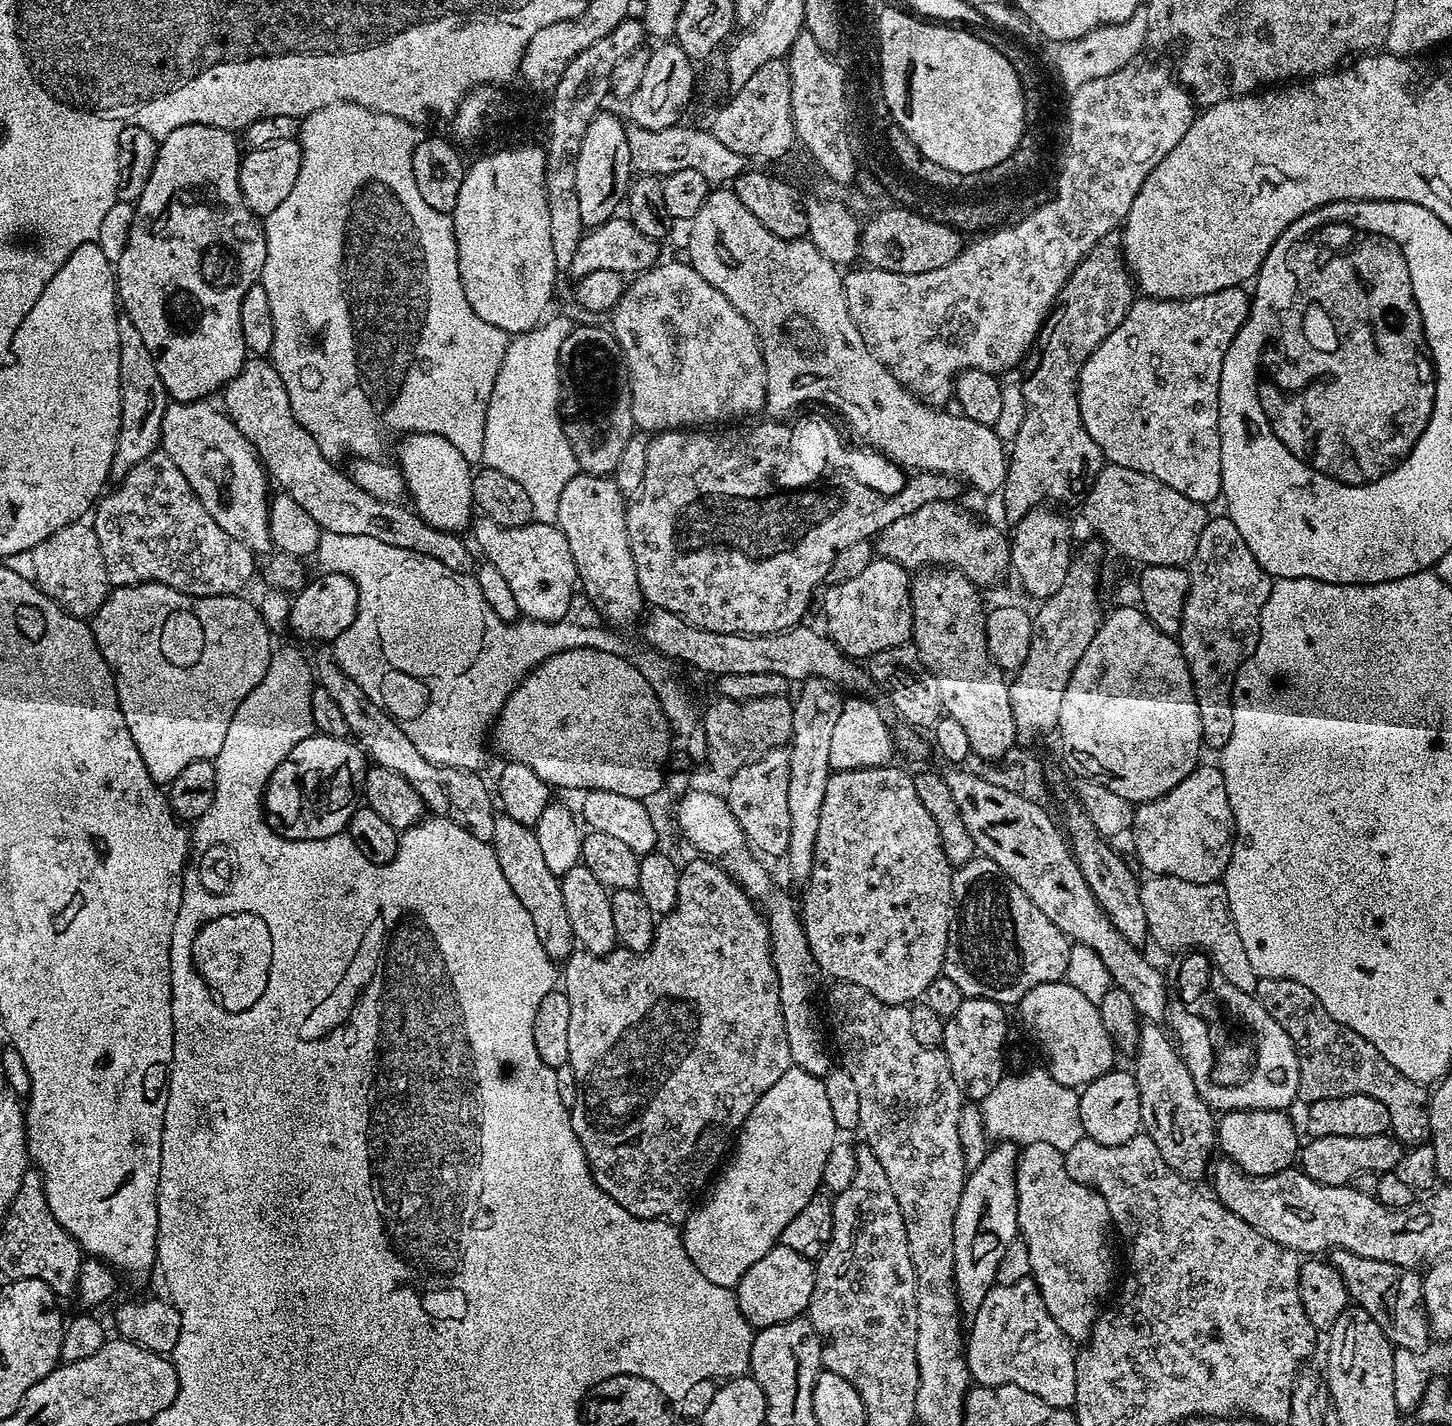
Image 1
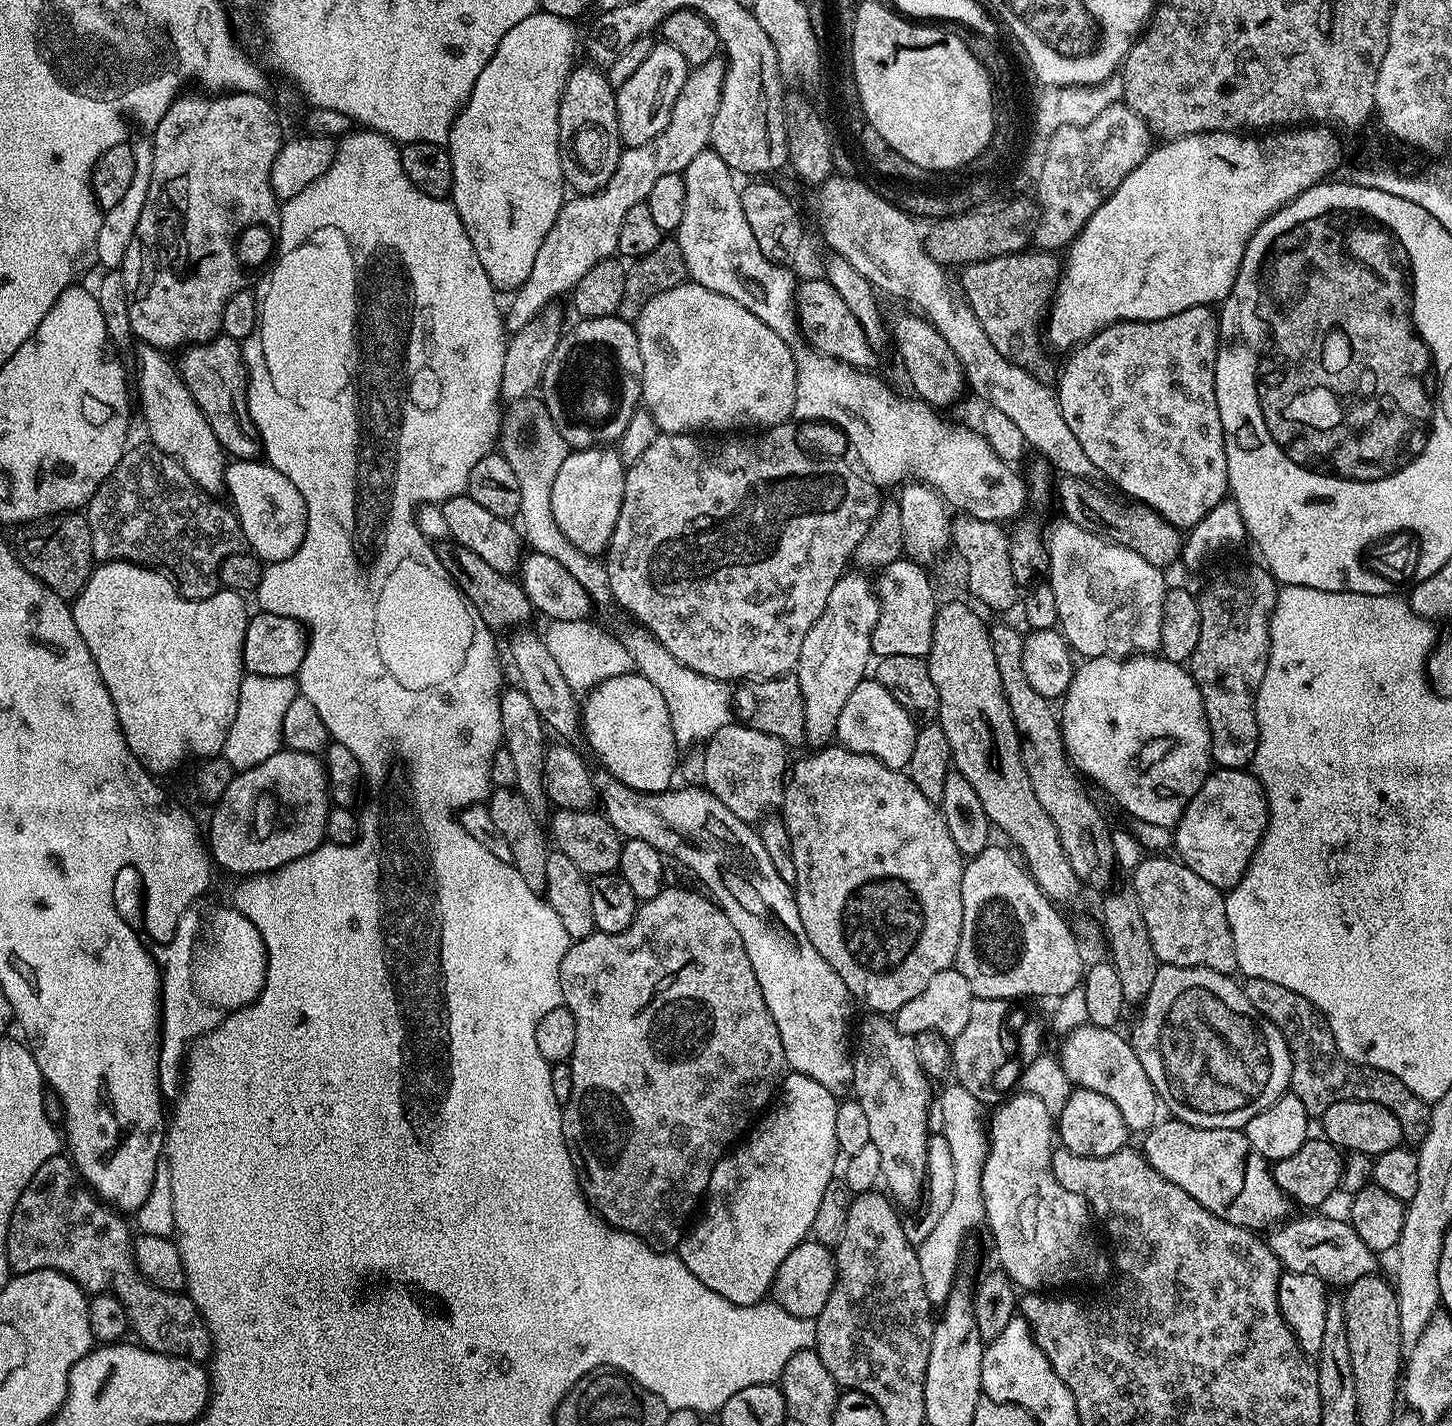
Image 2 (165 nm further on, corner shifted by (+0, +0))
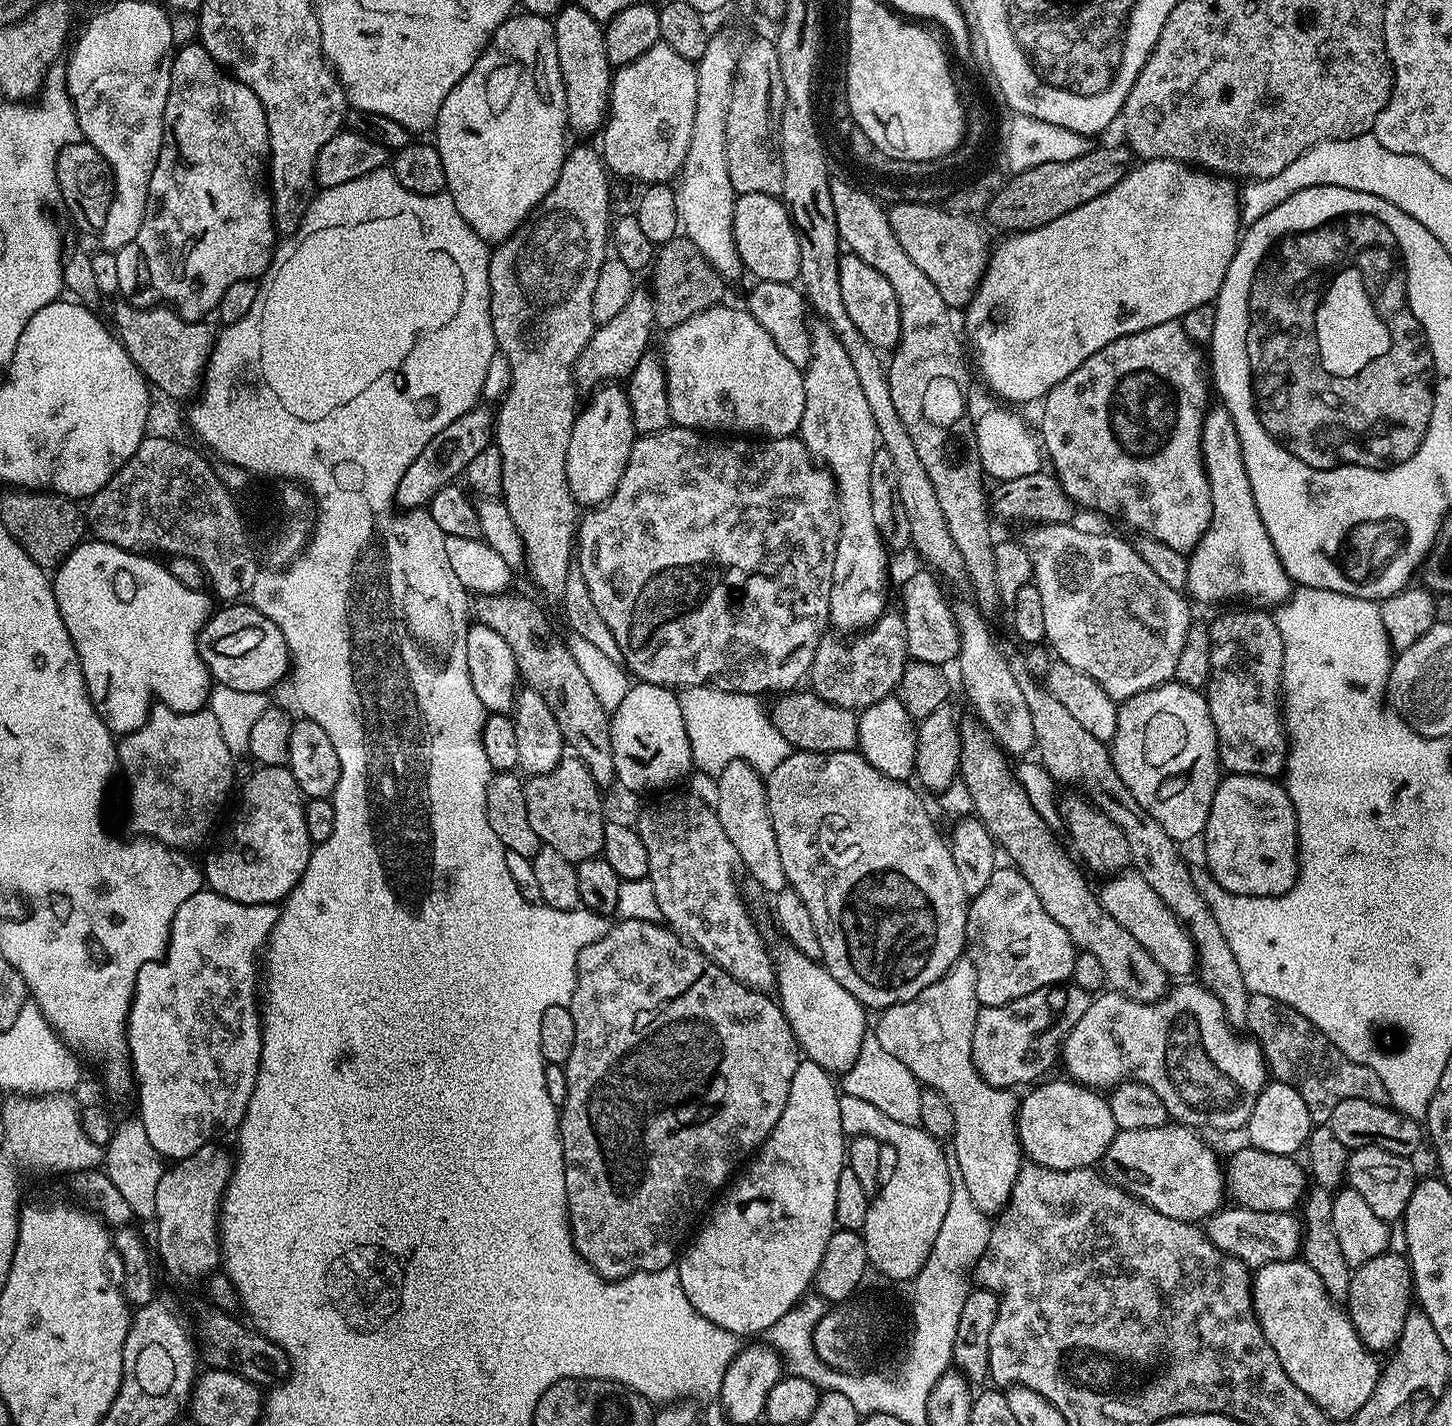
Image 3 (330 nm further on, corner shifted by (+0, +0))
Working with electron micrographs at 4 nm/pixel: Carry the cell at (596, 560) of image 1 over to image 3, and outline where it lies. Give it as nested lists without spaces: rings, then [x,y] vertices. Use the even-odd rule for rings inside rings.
[[[608,382],[595,389],[588,405],[579,409],[570,434],[570,446],[566,446],[566,480],[570,494],[577,505],[595,506],[610,499],[622,474],[626,462],[630,462],[630,450],[637,438],[634,414],[630,414],[627,391],[616,382]]]

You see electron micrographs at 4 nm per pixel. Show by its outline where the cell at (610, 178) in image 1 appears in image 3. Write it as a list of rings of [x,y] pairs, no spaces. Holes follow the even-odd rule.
[[[575,2],[565,3],[564,7],[556,13],[552,20],[552,29],[556,39],[558,50],[558,62],[560,73],[564,83],[566,94],[566,106],[568,107],[568,128],[576,131],[580,138],[592,138],[604,127],[604,121],[608,118],[608,95],[612,93],[613,69],[606,58],[606,42],[604,41],[604,29],[602,24],[591,17],[586,10],[582,9]]]

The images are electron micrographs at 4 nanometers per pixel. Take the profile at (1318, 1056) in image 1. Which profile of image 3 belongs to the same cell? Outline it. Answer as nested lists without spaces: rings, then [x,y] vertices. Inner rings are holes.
[[[1266,994],[1249,995],[1244,1023],[1251,1039],[1264,1052],[1264,1062],[1269,1073],[1279,1083],[1294,1086],[1294,1090],[1302,1094],[1302,1102],[1306,1102],[1306,1110],[1310,1110],[1313,1125],[1327,1125],[1330,1114],[1334,1114],[1334,1106],[1338,1106],[1338,1102],[1346,1102],[1346,1098],[1388,1104],[1382,1078],[1378,1078],[1370,1066],[1362,1066],[1346,1058],[1346,1054],[1342,1054],[1338,1046],[1329,1044],[1322,1030],[1318,1030],[1310,1018],[1298,1014],[1298,1010],[1274,998],[1266,998]]]

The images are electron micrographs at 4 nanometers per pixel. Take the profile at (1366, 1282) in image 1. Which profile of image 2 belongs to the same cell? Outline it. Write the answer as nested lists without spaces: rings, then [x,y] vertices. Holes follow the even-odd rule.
[[[1300,1214],[1297,1220],[1285,1219],[1267,1233],[1266,1243],[1278,1258],[1281,1269],[1290,1272],[1309,1272],[1329,1285],[1347,1286],[1358,1282],[1358,1278],[1371,1276],[1377,1271],[1377,1253],[1372,1252],[1358,1238],[1347,1219],[1327,1220],[1320,1214]]]

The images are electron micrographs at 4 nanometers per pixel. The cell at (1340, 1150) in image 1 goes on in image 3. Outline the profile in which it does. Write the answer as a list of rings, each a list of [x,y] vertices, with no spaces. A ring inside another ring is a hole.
[[[1243,1146],[1226,1160],[1224,1178],[1226,1192],[1232,1196],[1237,1205],[1250,1210],[1263,1212],[1292,1212],[1303,1201],[1306,1189],[1310,1184],[1310,1176],[1303,1163],[1299,1164],[1296,1156],[1270,1154],[1266,1150],[1258,1150],[1251,1146]]]

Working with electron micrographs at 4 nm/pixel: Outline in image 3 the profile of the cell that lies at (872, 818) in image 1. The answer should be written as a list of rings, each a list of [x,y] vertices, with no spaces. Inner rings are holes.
[[[794,750],[785,760],[778,762],[778,766],[774,766],[772,772],[767,773],[764,782],[770,822],[774,822],[774,838],[778,842],[778,858],[782,858],[784,878],[787,887],[796,891],[806,904],[806,908],[810,910],[821,943],[820,960],[828,973],[843,988],[850,990],[850,994],[854,994],[854,998],[858,998],[858,1002],[868,1010],[872,1008],[883,1010],[922,994],[926,986],[938,982],[938,978],[945,976],[954,966],[954,962],[961,959],[966,952],[964,935],[970,897],[966,894],[966,890],[962,890],[962,881],[958,878],[958,866],[954,866],[949,841],[945,837],[944,840],[940,837],[940,832],[936,829],[923,798],[919,796],[921,793],[915,787],[912,789],[910,785],[911,783],[882,774],[882,770],[874,770],[874,766],[870,766],[870,762],[866,762],[866,758],[856,750],[851,752]]]

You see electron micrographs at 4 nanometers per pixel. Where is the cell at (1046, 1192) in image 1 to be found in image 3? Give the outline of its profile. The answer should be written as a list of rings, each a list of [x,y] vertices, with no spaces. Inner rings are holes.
[[[961,958],[938,982],[926,986],[922,994],[883,1009],[874,1031],[883,1049],[908,1066],[923,1087],[938,1090],[950,1102],[954,1113],[951,1155],[956,1157],[978,1210],[996,1214],[1007,1205],[1022,1163],[1016,1133],[1018,1096],[1007,1088],[990,1086],[974,1066],[974,1022],[981,1006],[976,997],[974,966],[971,960]]]

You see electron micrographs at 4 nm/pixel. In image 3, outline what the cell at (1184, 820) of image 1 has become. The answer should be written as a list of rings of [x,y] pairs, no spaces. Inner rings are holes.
[[[1225,775],[1216,787],[1203,840],[1206,871],[1227,892],[1239,896],[1285,896],[1296,885],[1300,874],[1296,810],[1283,783],[1275,779]]]

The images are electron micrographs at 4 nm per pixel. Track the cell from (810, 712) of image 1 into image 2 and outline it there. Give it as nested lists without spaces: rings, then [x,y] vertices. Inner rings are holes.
[[[845,571],[840,580],[834,582],[834,590],[830,590],[830,598],[826,598],[826,610],[822,610],[818,622],[810,626],[794,669],[805,703],[804,739],[816,750],[833,743],[838,714],[842,714],[842,706],[846,706],[846,698],[850,698],[854,686],[866,679],[864,671],[867,668],[869,671],[874,656],[872,634],[880,617],[880,600],[873,581],[852,571]]]

